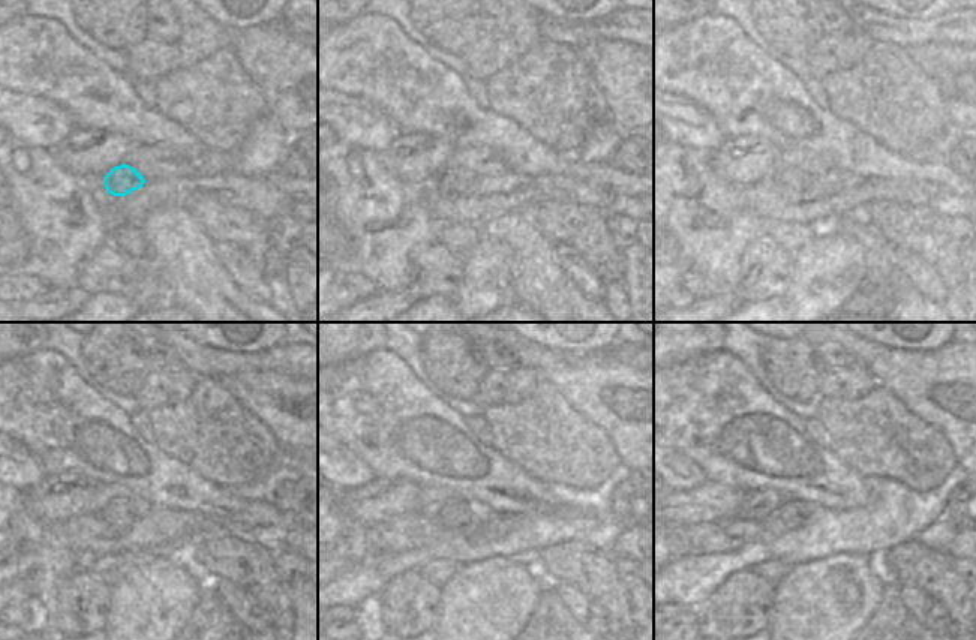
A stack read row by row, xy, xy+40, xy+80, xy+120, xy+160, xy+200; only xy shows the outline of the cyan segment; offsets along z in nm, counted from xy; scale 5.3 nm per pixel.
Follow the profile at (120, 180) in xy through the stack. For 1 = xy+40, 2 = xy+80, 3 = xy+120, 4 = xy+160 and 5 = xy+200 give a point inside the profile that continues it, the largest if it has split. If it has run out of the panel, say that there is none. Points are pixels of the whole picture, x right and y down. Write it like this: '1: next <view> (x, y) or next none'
1: next xy+40 (455, 180)
2: next xy+80 (787, 179)
3: next xy+120 (120, 514)
4: next xy+160 (458, 514)
5: next xy+200 (802, 507)

